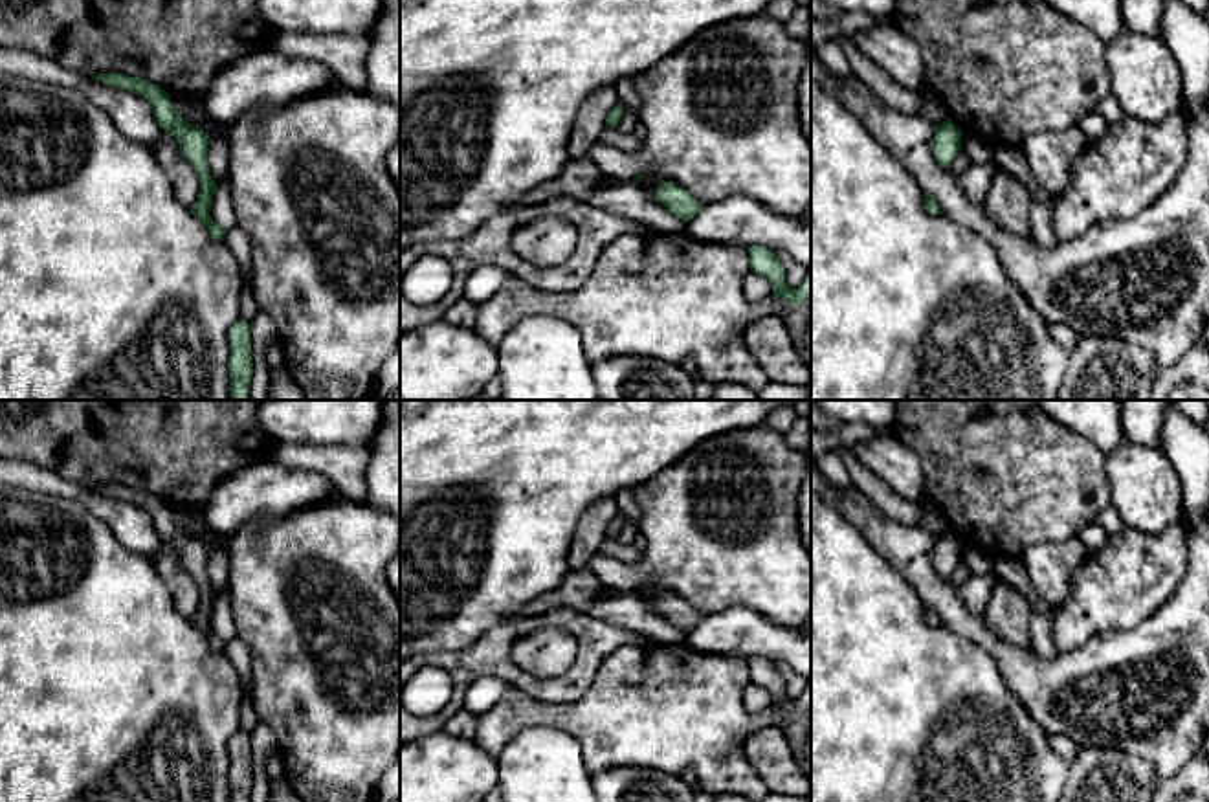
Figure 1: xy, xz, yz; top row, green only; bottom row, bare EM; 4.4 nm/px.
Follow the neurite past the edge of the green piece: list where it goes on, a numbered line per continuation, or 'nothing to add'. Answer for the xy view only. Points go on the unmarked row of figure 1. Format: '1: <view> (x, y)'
nothing to add

